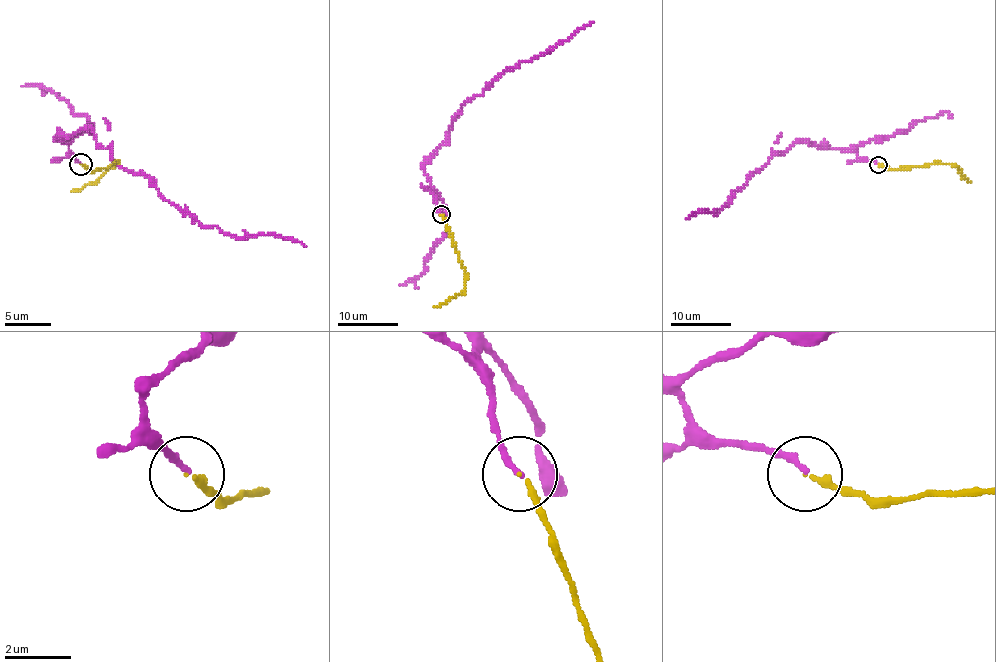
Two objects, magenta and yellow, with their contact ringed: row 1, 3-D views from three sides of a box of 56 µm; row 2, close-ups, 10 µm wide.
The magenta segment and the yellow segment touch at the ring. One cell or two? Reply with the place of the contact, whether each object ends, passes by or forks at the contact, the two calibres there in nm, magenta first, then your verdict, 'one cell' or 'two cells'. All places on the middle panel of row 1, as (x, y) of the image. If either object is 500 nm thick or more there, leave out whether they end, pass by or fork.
at (441, 214); magenta ends there; yellow ends there; 180 nm thick on the magenta side, 140 nm on the other; one cell

